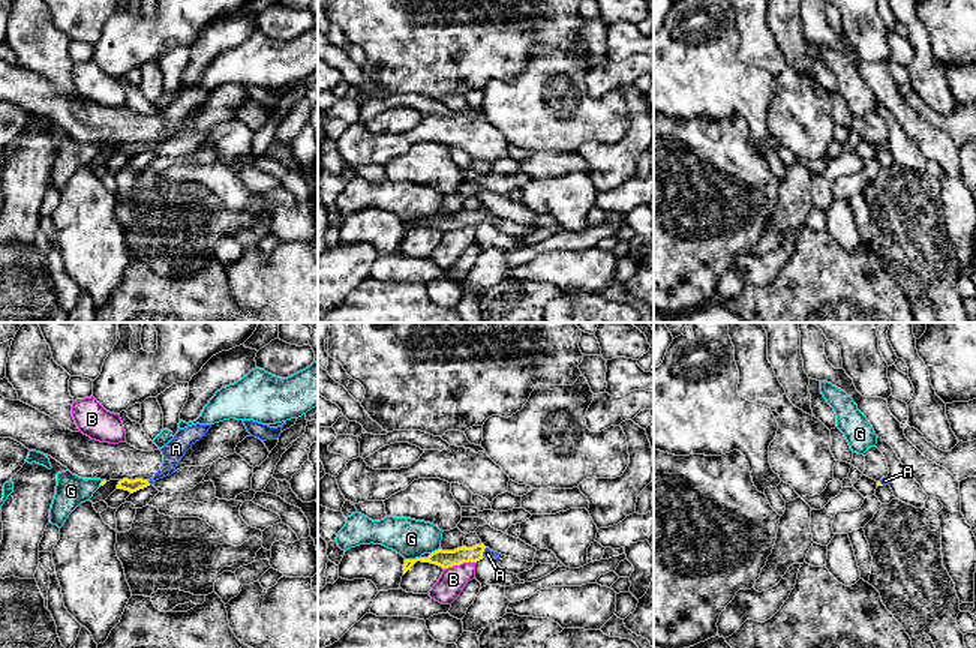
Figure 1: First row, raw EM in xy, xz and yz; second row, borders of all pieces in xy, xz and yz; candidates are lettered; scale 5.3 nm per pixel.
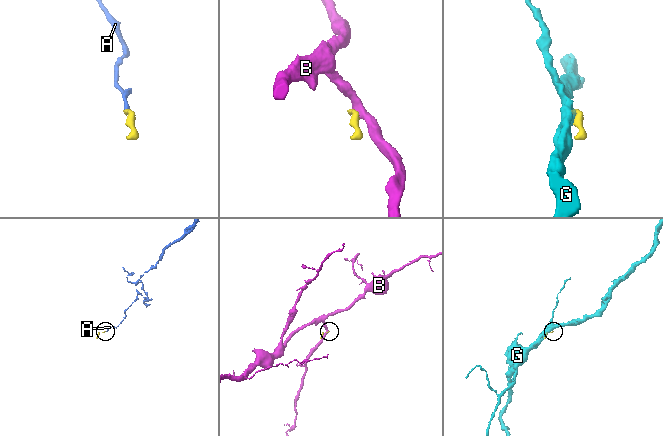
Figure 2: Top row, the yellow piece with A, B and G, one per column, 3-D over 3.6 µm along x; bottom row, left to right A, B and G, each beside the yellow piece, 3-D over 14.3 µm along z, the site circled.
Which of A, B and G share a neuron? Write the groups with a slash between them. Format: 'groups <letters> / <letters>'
groups A / B / G

